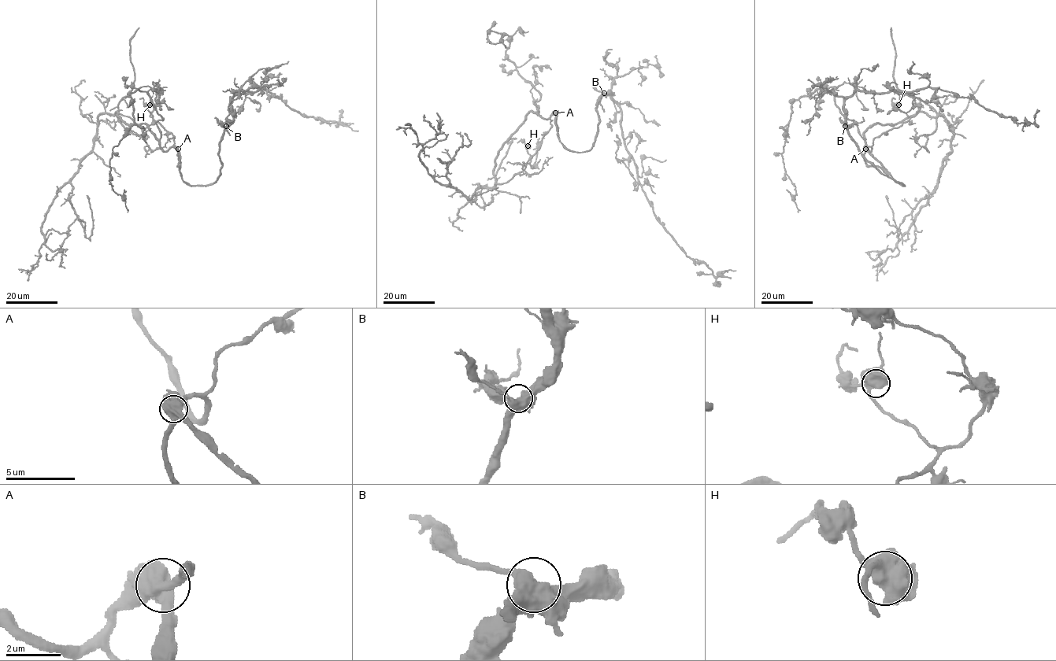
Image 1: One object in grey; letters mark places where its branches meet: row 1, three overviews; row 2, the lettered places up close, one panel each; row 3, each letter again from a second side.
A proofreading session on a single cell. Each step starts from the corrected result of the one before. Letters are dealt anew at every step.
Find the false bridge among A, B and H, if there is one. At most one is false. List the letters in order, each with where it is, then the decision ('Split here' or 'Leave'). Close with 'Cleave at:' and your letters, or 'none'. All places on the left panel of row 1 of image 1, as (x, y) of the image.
A: Place: (178, 149). Split here
B: Place: (226, 126). Leave
H: Place: (150, 105). Leave
Cleave at: A

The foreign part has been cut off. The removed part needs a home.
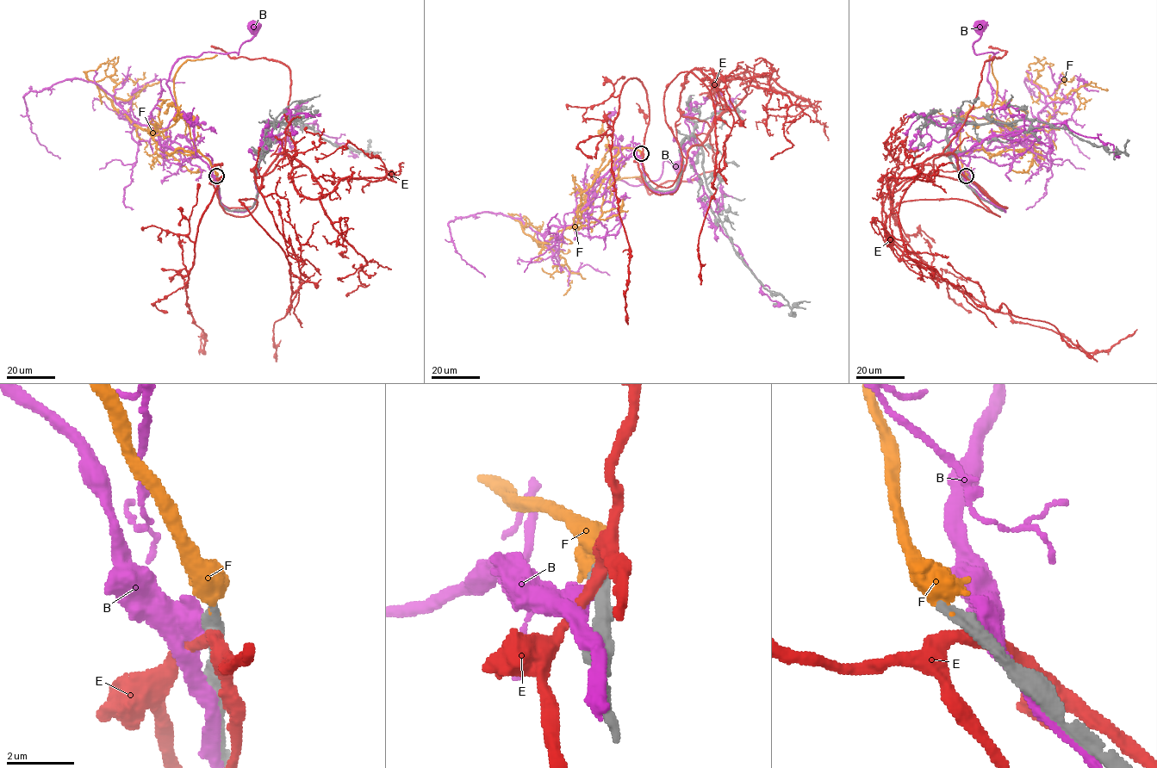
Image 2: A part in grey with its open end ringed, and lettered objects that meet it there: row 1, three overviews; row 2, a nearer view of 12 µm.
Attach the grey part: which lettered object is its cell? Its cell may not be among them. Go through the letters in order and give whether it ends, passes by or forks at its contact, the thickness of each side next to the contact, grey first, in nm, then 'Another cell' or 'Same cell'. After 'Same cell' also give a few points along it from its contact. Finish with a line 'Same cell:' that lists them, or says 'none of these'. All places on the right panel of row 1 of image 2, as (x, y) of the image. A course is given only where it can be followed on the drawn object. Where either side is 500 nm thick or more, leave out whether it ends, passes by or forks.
B: Thickness 380 nm (grey) against 650 nm. Another cell
E: It passes by. Thickness 400 nm (grey) against 360 nm. Another cell
F: It passes by. Thickness 420 nm (grey) against 400 nm. Same cell. Its course: (967, 176), (961, 151), (999, 152), (1054, 114), (1048, 93), (1027, 71), (1046, 58)
Same cell: F

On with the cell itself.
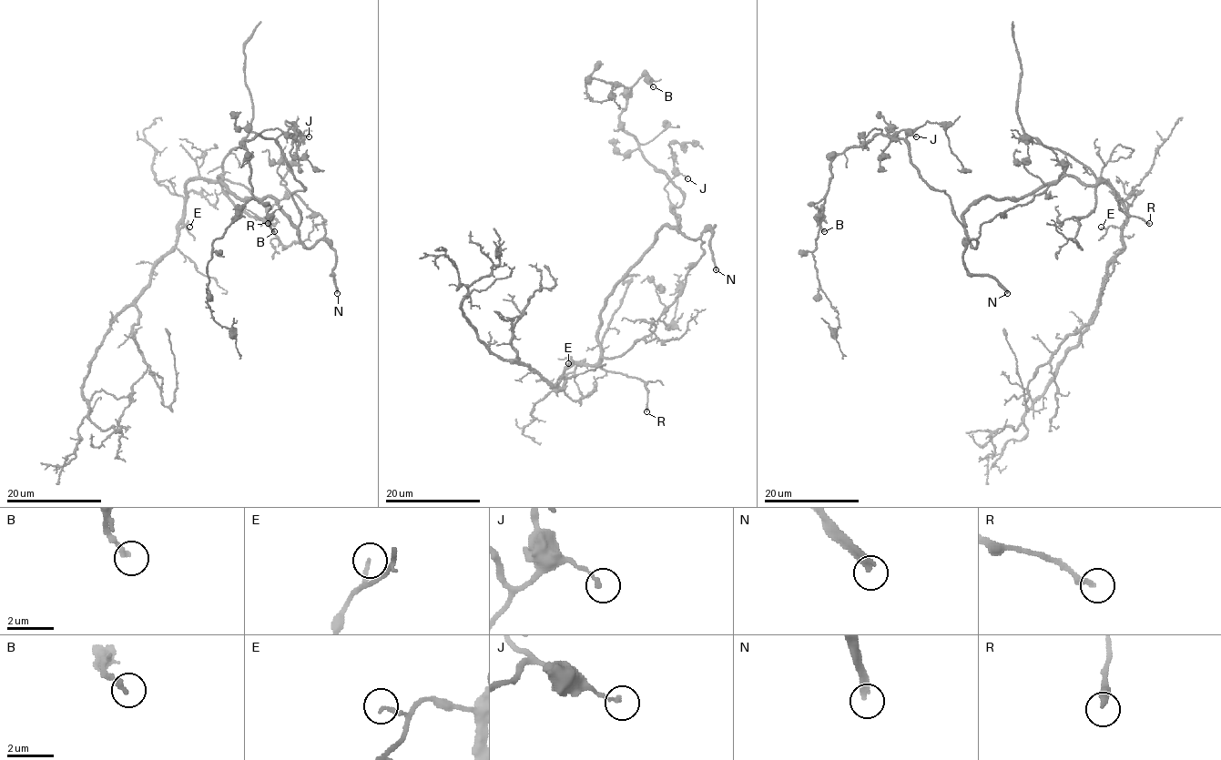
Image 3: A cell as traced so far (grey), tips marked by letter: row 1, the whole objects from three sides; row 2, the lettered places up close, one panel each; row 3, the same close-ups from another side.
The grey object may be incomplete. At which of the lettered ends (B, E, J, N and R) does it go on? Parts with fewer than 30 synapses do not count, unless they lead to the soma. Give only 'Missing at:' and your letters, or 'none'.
Missing at: N

